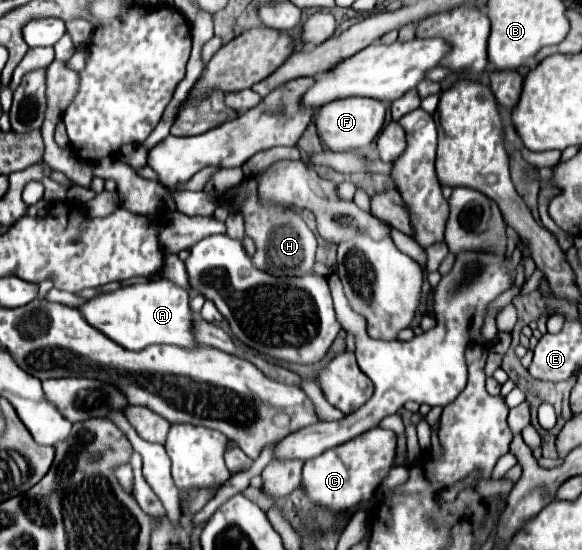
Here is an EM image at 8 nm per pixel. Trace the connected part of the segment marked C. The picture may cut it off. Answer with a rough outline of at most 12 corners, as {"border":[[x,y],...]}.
{"border":[[373,428],[303,466],[315,504],[371,502],[395,460],[393,430]]}

